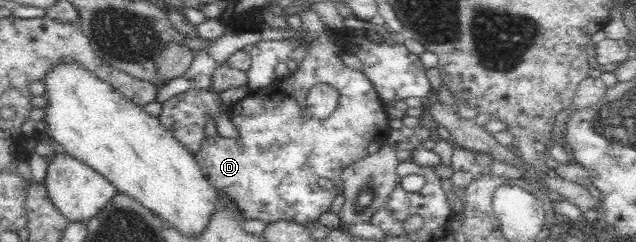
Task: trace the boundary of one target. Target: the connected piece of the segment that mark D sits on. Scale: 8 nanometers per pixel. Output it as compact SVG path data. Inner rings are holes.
M327 28L326 32L323 32L321 36L313 42L309 51L305 56L303 56L303 60L296 74L290 74L287 78L283 78L281 80L276 79L267 87L249 90L250 92L245 96L245 98L239 100L239 102L231 107L230 120L239 132L239 136L236 139L222 137L218 134L216 137L207 135L203 142L201 142L200 150L194 155L198 165L201 167L201 171L209 180L211 187L217 191L219 196L224 200L232 202L232 204L239 209L239 213L243 215L244 219L263 220L263 222L266 223L277 222L277 220L289 220L302 225L311 225L312 223L315 223L323 212L330 210L331 202L333 202L335 195L342 192L342 173L345 171L345 168L347 168L347 166L351 166L351 164L358 160L371 156L381 148L381 145L384 145L387 142L387 137L392 129L389 125L390 120L384 110L385 104L379 97L377 90L370 82L370 79L362 72L362 70L348 68L344 64L343 60L339 56L341 51L343 51L343 46L344 45L339 36L336 36L333 30ZM317 84L329 84L340 93L337 109L325 120L314 118L306 110L305 106L305 98L308 96L310 89ZM320 178L331 180L331 182L334 183L333 186L335 188L333 188L333 190L323 190L323 188L318 184Z

